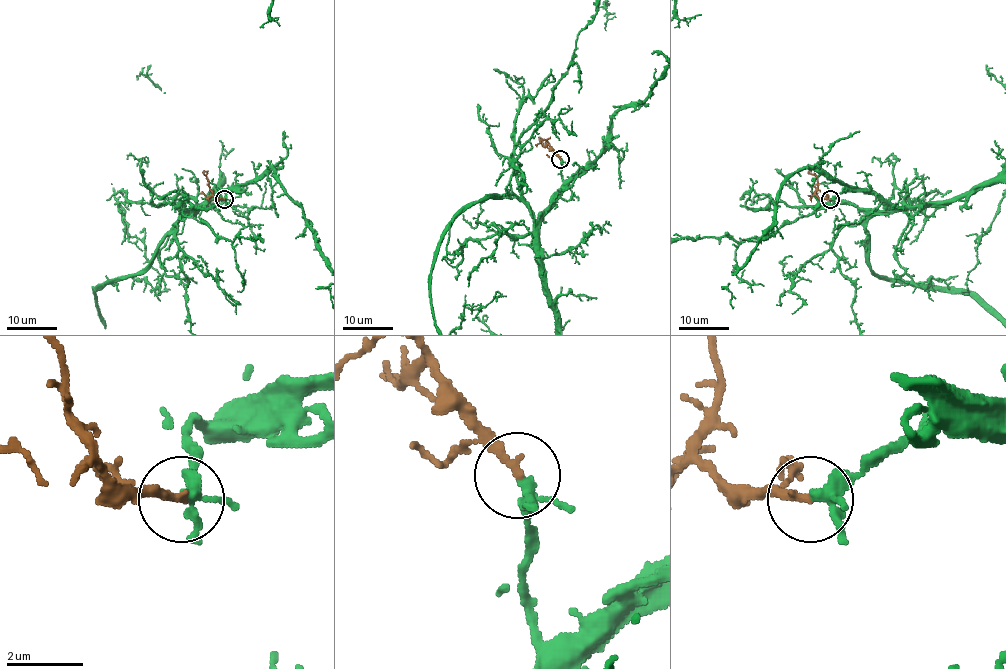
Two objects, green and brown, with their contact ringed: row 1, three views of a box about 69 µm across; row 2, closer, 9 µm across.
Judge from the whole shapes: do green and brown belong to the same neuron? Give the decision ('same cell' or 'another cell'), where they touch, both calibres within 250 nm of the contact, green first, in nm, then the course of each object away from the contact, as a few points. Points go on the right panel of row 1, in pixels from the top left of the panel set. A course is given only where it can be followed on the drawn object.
same cell | (830, 199) | 240/240 nm | green via (829, 199), (864, 190), (891, 208), (867, 222), (877, 274), (974, 293) | brown via (829, 199), (821, 199), (817, 195), (818, 182), (811, 170)

